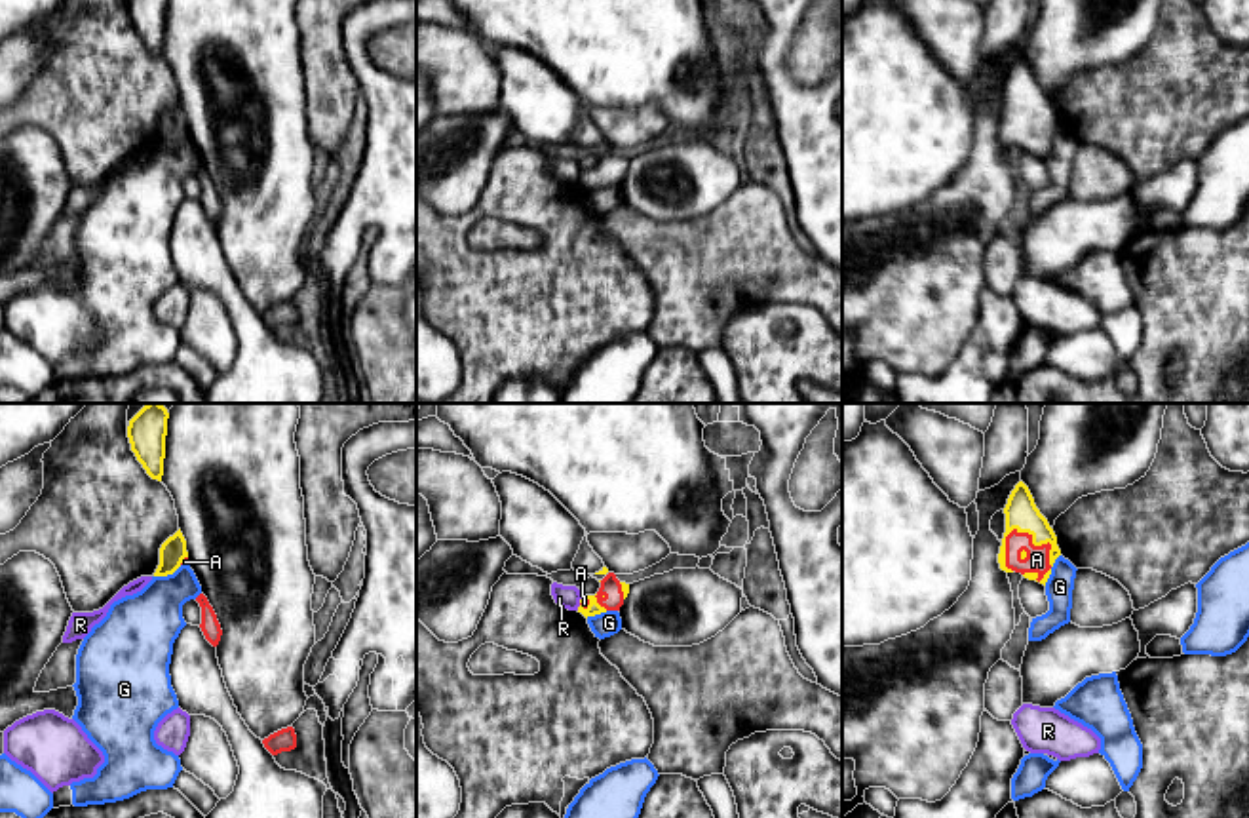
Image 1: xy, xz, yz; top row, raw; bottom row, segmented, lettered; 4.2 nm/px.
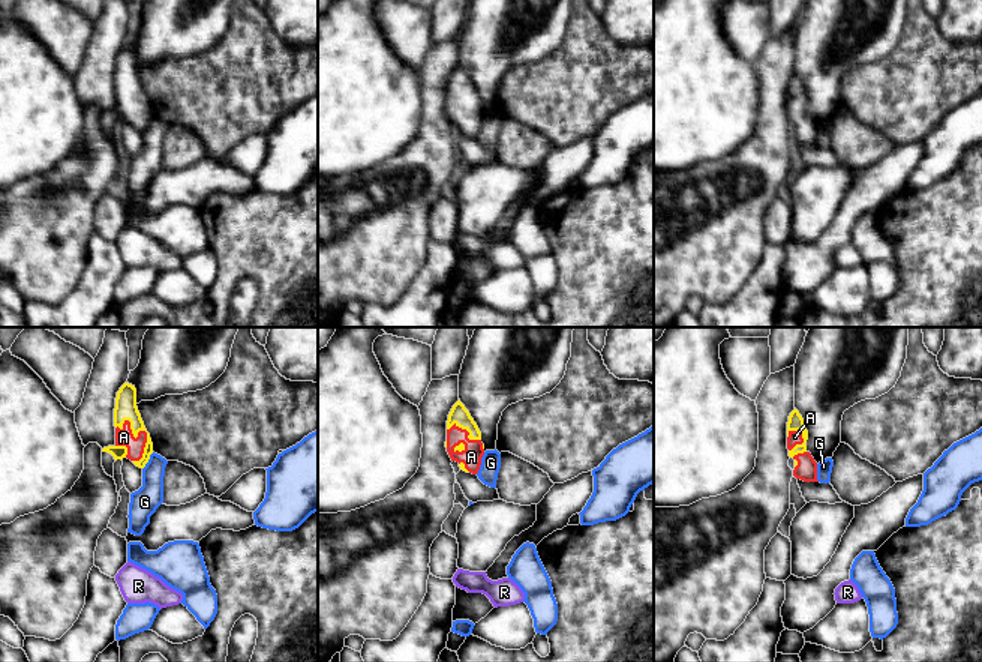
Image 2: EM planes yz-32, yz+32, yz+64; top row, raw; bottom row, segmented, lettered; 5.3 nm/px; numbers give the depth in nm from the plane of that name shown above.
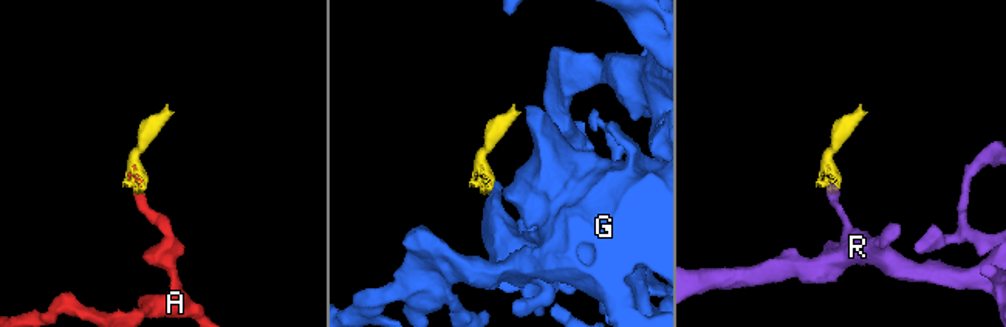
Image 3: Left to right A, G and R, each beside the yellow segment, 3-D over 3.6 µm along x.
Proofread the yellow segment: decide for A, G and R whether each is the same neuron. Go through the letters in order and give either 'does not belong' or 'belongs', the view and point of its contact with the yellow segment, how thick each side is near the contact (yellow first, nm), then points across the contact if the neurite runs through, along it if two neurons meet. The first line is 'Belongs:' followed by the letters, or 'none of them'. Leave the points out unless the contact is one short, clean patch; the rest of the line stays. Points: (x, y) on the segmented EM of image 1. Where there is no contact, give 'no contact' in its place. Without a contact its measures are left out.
Belongs: A
A: belongs | yz (1048, 541) | 140/100 nm | across yz (1021, 512), (1048, 541), (1037, 552), (1037, 560)
G: does not belong | xy (168, 573) | 110/280 nm | along xy (181, 565), (172, 573), (154, 577)
R: does not belong | xz (580, 600) | 60/100 nm | along xz (582, 598), (578, 602)

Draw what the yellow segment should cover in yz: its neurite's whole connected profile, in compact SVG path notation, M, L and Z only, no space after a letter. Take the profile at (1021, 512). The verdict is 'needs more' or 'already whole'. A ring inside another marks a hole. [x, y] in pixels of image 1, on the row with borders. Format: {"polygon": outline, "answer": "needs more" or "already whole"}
{"polygon": "M1019 481L1011 491L998 563L1006 573L1021 573L1046 586L1055 559L1061 555L1057 536L1040 514L1028 487Z", "answer": "needs more"}

